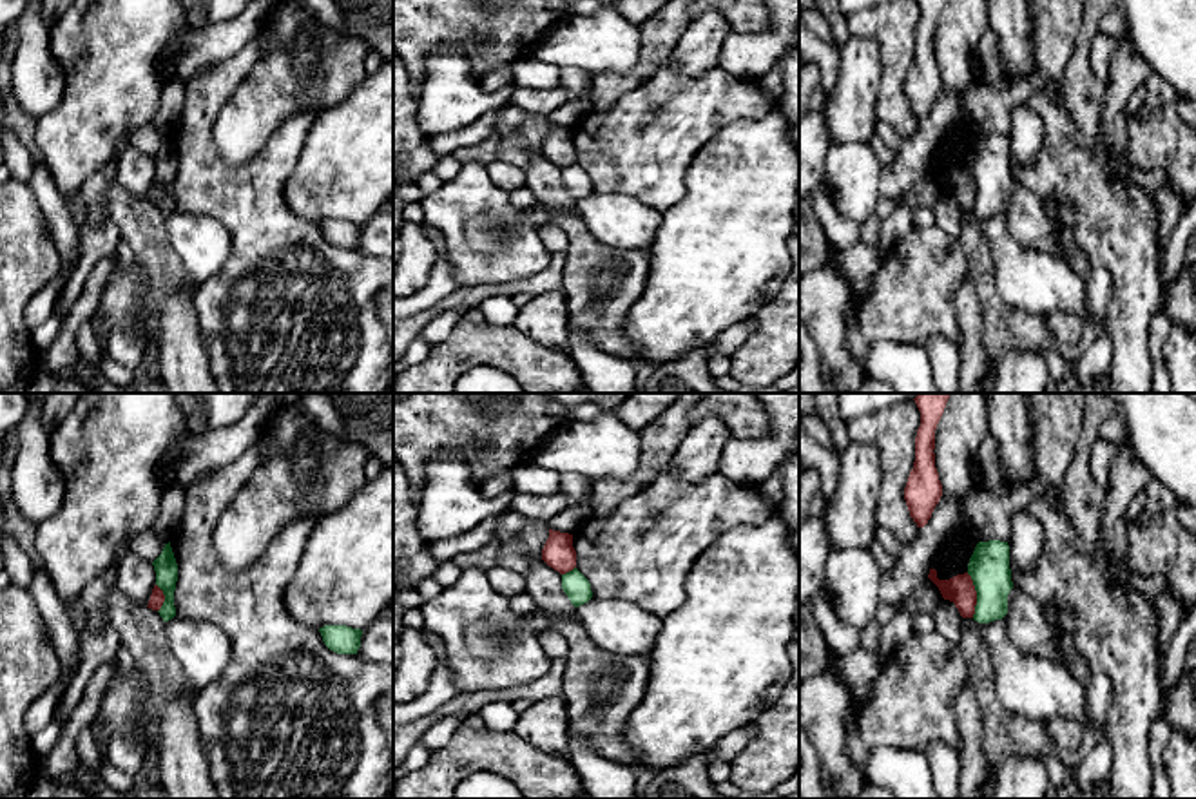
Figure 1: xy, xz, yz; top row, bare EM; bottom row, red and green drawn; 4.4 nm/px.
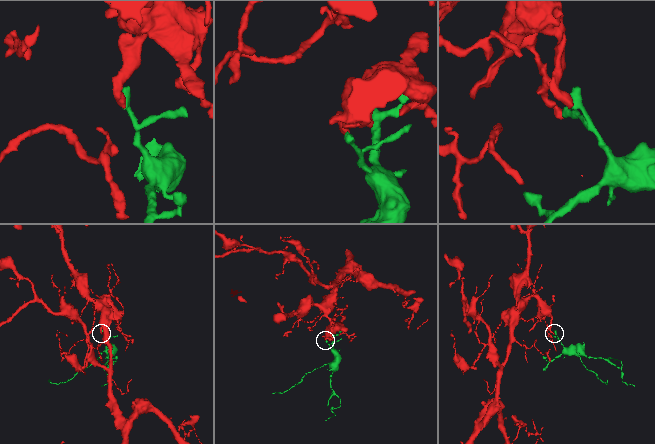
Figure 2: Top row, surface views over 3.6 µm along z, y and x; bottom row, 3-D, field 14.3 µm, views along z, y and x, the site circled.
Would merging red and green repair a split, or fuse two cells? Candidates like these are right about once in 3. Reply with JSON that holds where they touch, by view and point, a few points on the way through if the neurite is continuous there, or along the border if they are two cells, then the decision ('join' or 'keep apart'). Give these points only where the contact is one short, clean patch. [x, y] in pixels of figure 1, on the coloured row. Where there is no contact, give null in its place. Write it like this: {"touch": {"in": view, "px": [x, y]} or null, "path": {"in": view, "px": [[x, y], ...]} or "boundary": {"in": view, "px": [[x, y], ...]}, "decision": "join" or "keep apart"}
{"touch": {"in": "yz", "px": [975, 595]}, "boundary": {"in": "yz", "px": [[966, 573], [975, 591], [974, 616]]}, "decision": "keep apart"}

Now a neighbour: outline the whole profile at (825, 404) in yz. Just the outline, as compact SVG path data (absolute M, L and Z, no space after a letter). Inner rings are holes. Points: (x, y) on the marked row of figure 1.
M815 393L814 409L830 431L834 451L841 455L848 448L850 438L846 422L837 413L837 393Z

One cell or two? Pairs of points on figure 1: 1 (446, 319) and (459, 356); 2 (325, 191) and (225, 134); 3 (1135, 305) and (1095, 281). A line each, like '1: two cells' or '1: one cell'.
1: two cells
2: two cells
3: two cells

